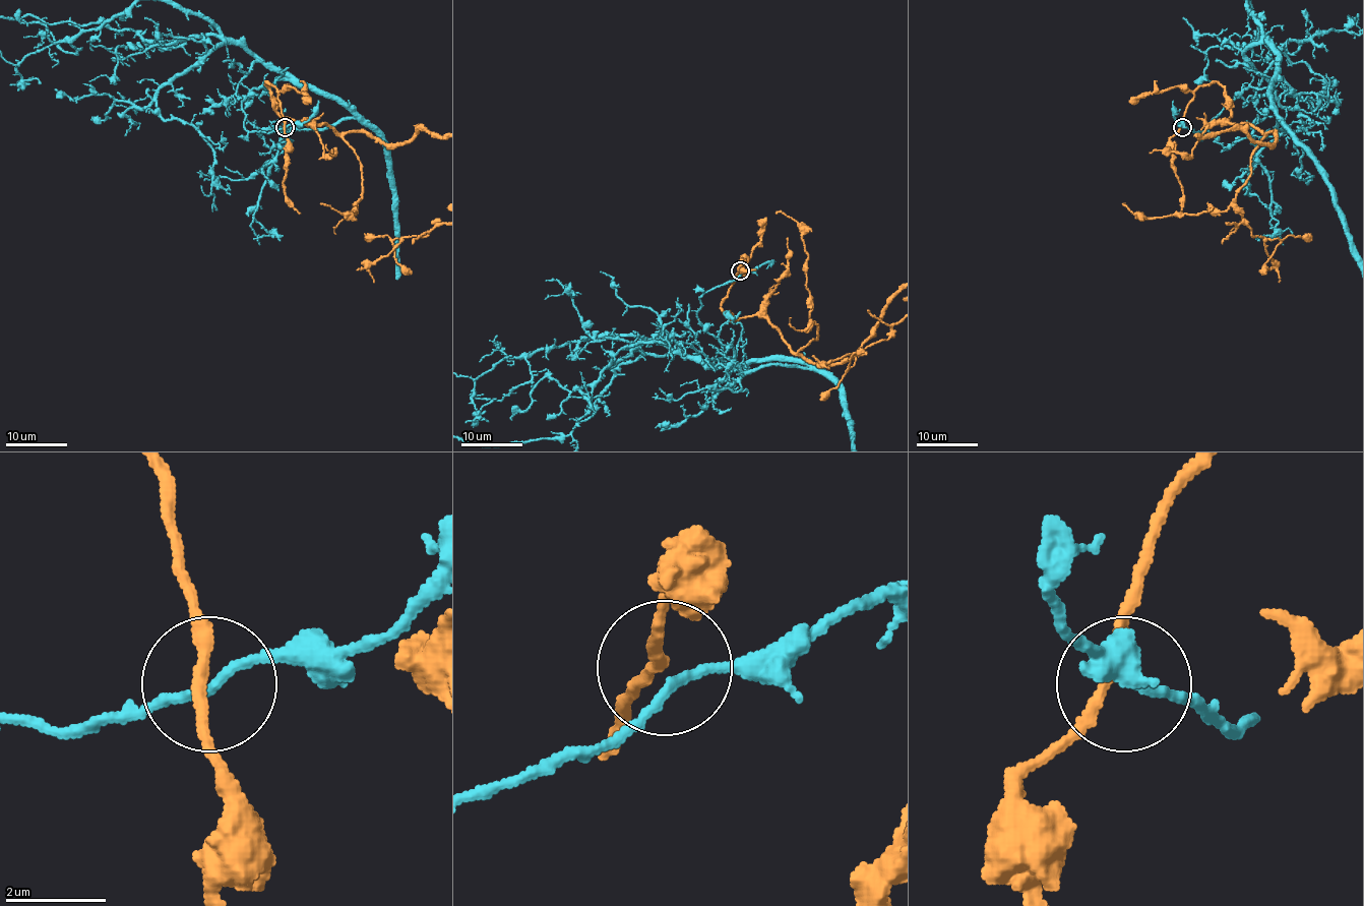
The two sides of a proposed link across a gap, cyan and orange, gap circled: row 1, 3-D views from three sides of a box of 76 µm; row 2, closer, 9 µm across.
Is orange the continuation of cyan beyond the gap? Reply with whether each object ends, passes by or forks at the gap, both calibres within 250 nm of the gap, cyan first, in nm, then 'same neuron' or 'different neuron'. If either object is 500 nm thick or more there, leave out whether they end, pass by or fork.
cyan passes by | orange passes by | 180/240 nm | same neuron

